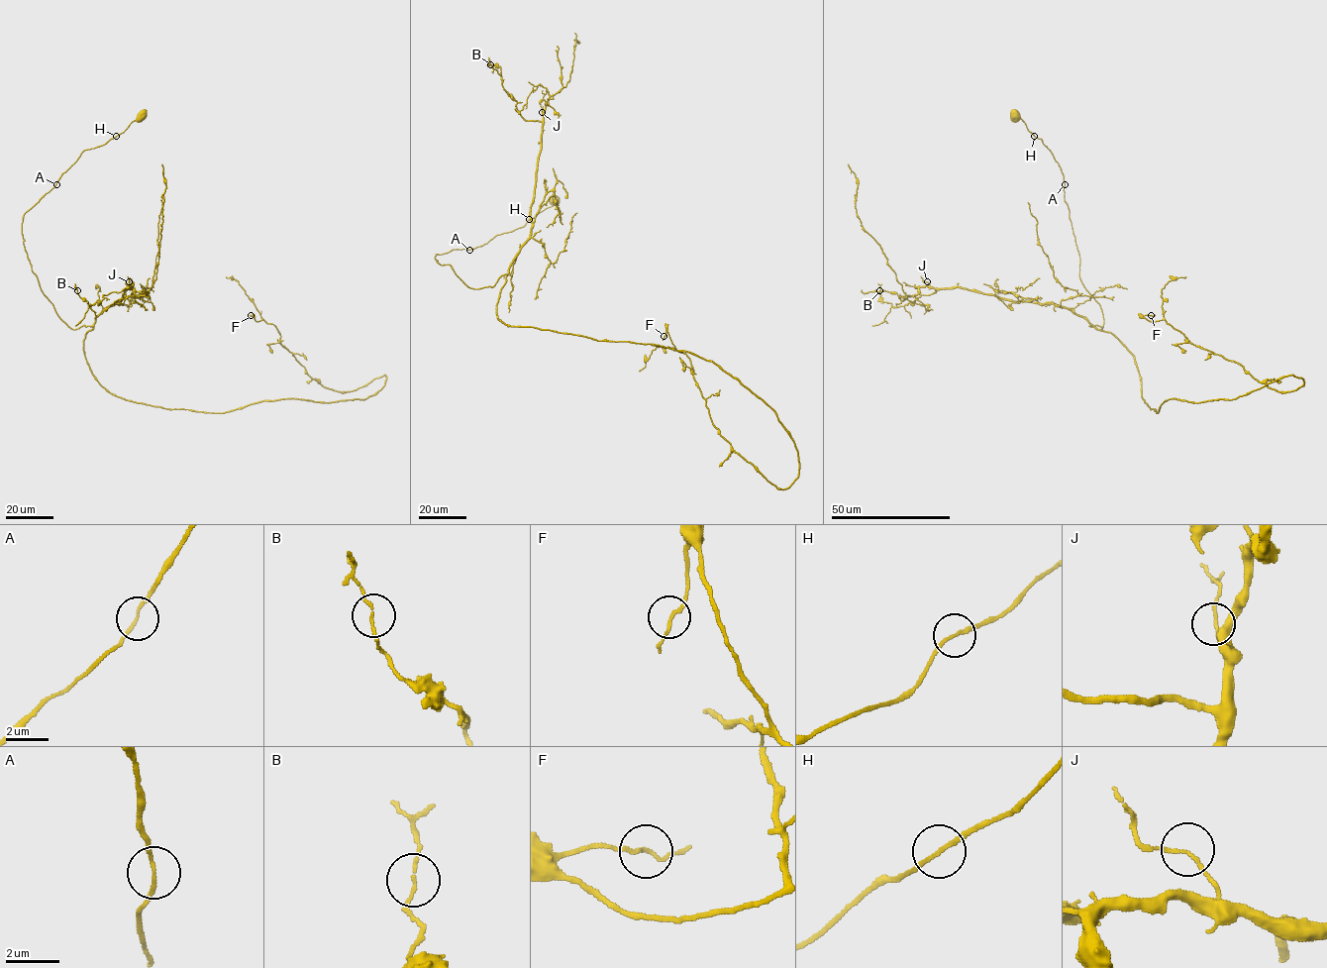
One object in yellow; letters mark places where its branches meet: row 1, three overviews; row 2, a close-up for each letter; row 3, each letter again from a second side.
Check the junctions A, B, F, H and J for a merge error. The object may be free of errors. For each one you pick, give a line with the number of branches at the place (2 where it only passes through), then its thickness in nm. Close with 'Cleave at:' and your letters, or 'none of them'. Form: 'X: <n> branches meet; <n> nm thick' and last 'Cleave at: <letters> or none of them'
Cleave at: none of them

